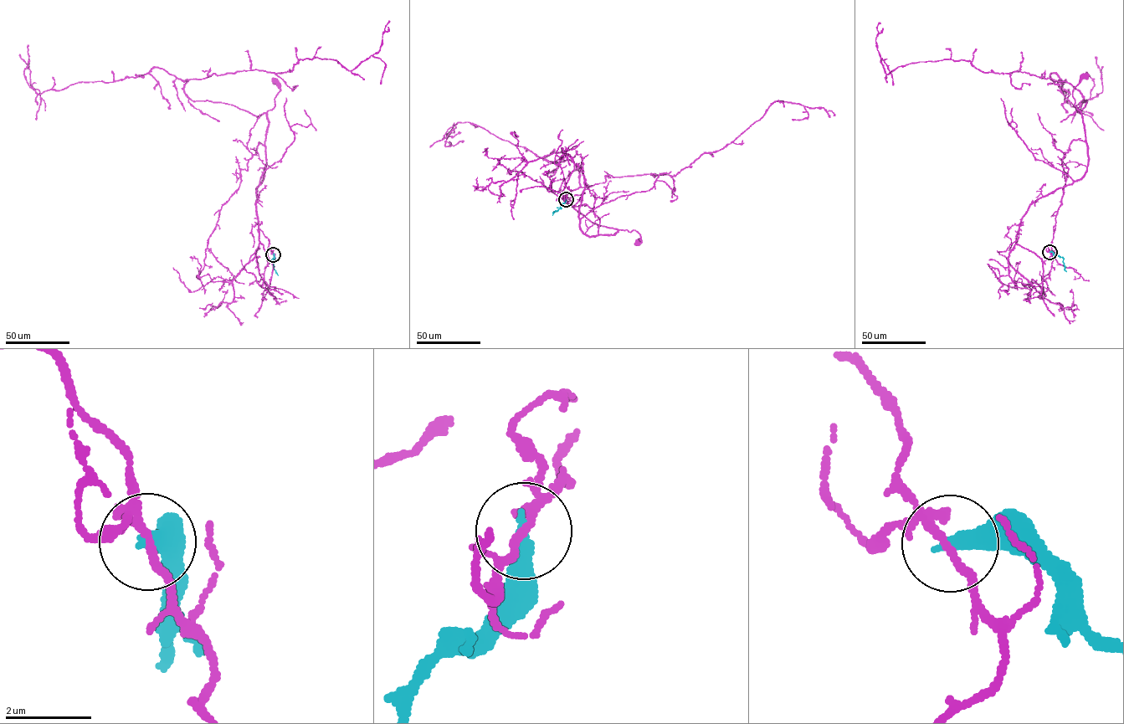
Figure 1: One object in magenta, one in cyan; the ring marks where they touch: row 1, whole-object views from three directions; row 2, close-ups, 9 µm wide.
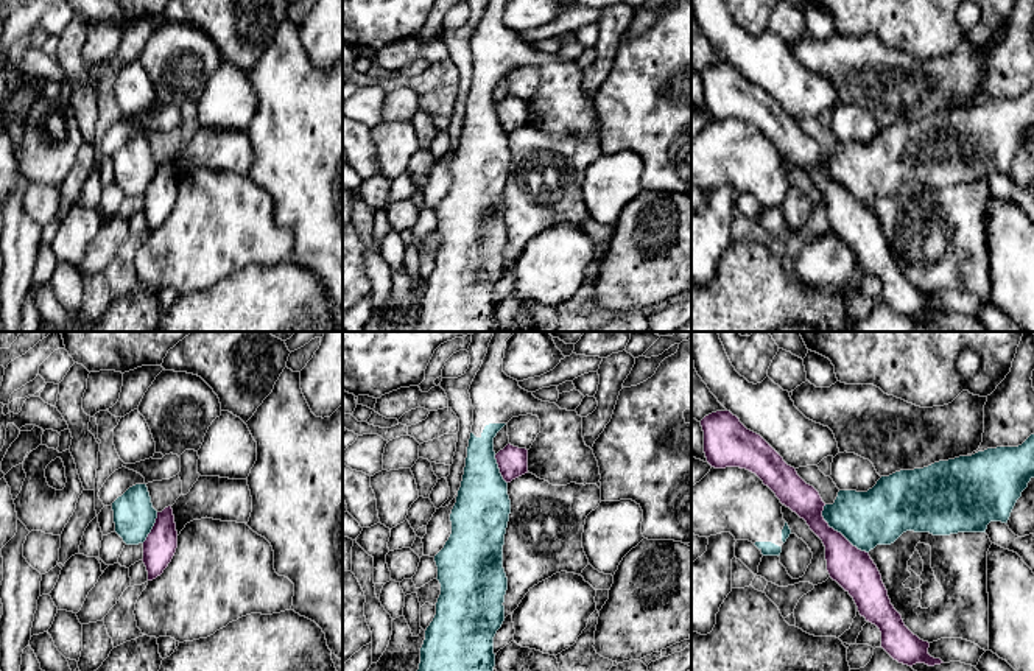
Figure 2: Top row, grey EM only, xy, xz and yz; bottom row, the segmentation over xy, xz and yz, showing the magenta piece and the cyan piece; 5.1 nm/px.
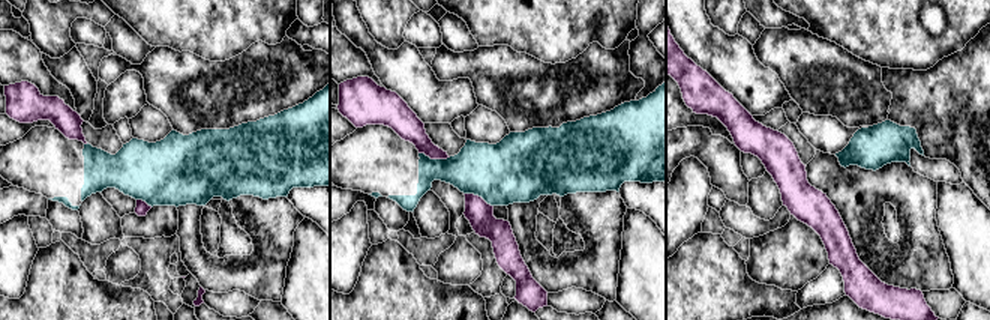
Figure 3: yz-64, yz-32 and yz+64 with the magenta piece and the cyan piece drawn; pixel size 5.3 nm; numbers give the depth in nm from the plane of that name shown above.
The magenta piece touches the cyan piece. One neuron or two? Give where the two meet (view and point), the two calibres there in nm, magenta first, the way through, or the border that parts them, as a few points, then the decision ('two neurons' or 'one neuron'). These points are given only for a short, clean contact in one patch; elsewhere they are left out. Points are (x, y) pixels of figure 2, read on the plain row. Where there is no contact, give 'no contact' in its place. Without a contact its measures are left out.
meets magenta in yz at (837, 182); 220 nm thick on the magenta side, 300 nm on the other; border along yz (824, 156), (824, 172), (868, 204); two neurons

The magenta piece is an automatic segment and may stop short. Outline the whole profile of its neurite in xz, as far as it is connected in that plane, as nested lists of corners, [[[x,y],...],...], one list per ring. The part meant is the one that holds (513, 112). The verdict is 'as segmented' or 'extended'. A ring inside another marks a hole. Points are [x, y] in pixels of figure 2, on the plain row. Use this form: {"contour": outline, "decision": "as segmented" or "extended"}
{"contour": [[[508,95],[495,106],[500,125],[506,134],[528,125],[528,101]]], "decision": "as segmented"}

